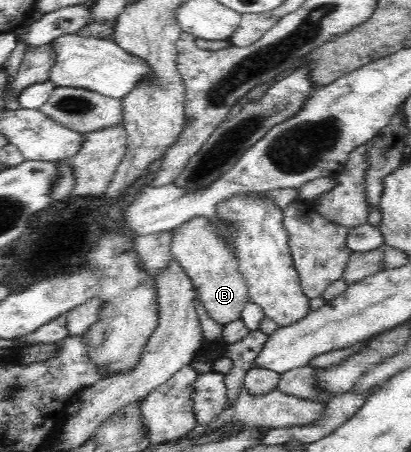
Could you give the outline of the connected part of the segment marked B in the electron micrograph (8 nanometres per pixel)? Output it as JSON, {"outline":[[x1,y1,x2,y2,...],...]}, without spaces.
{"outline":[[193,217,174,229,170,253,186,275,192,280,198,298,208,315,219,324,241,319,243,308,250,301,249,287,244,276,238,271,238,260,227,247,225,239,214,230,214,221,205,217]]}

